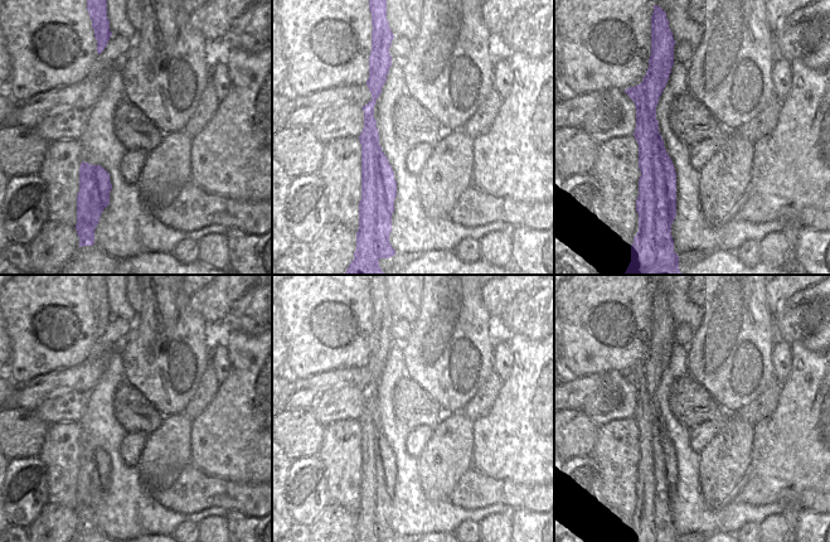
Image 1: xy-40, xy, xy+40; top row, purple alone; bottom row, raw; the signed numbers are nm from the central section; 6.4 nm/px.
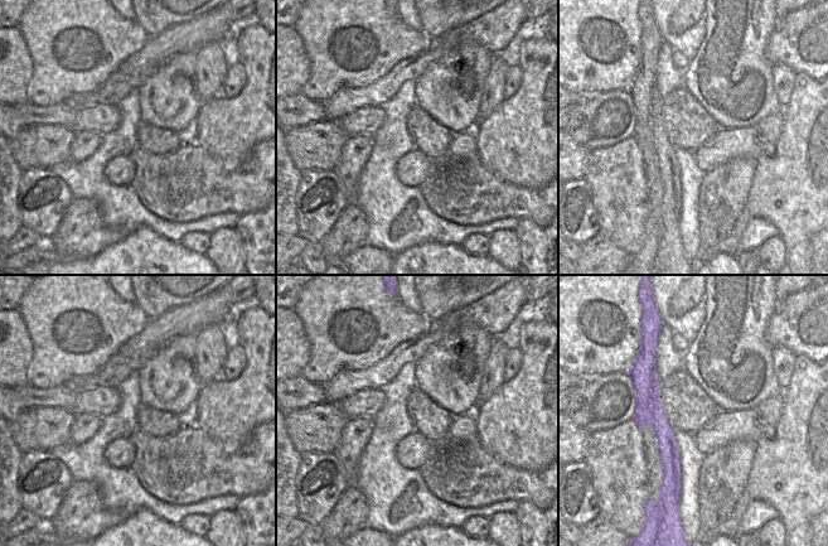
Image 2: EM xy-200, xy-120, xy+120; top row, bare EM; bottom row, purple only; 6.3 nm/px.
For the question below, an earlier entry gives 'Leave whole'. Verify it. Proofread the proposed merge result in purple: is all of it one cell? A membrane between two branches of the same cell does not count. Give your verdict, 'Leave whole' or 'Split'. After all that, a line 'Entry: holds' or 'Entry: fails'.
Split.
Entry: fails

